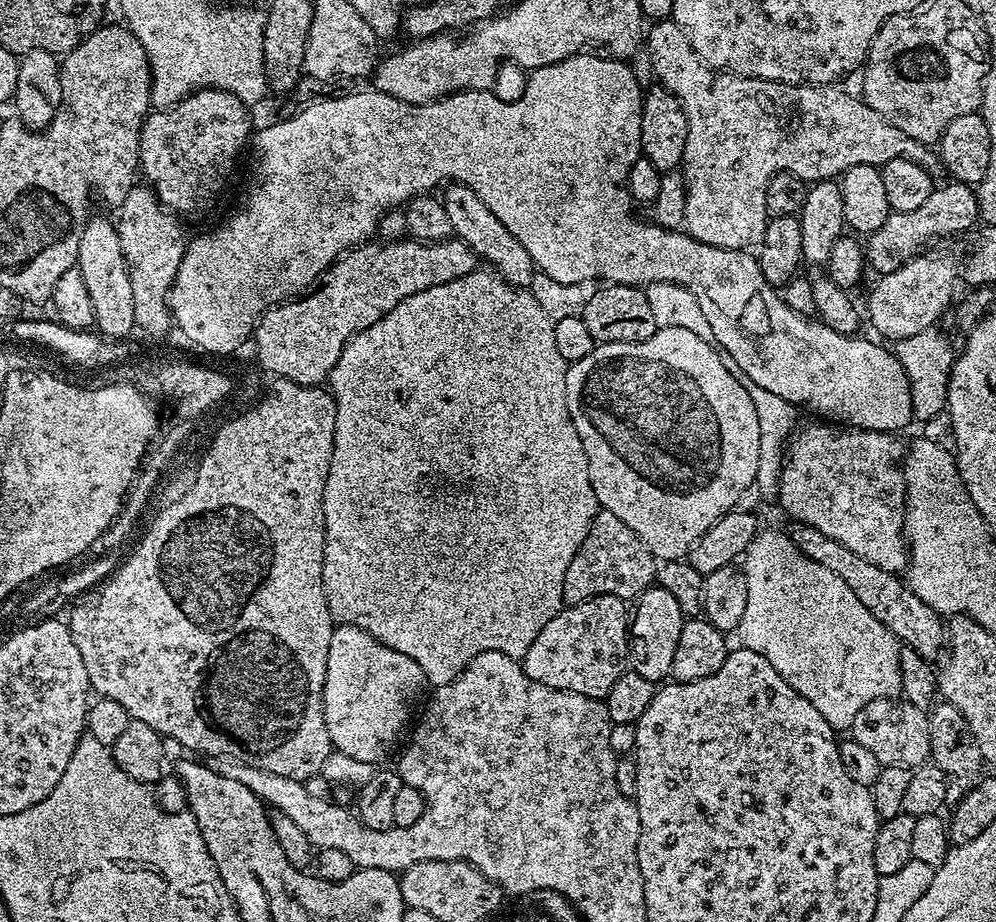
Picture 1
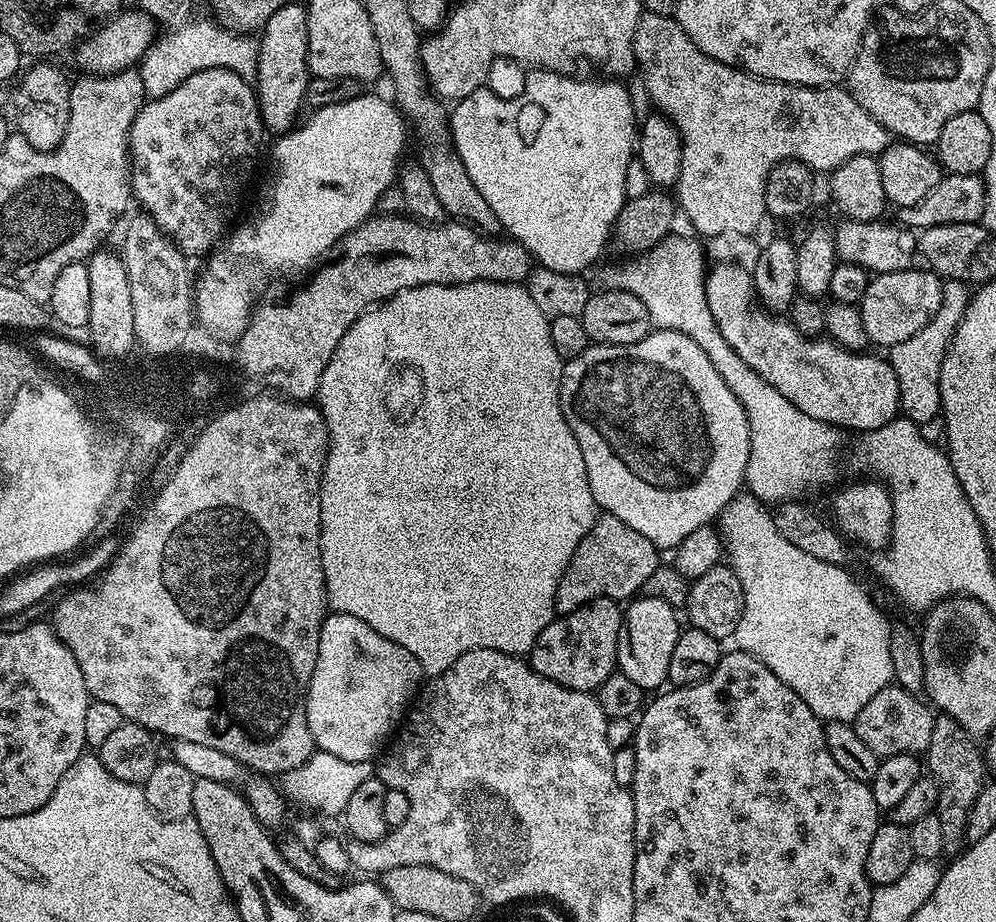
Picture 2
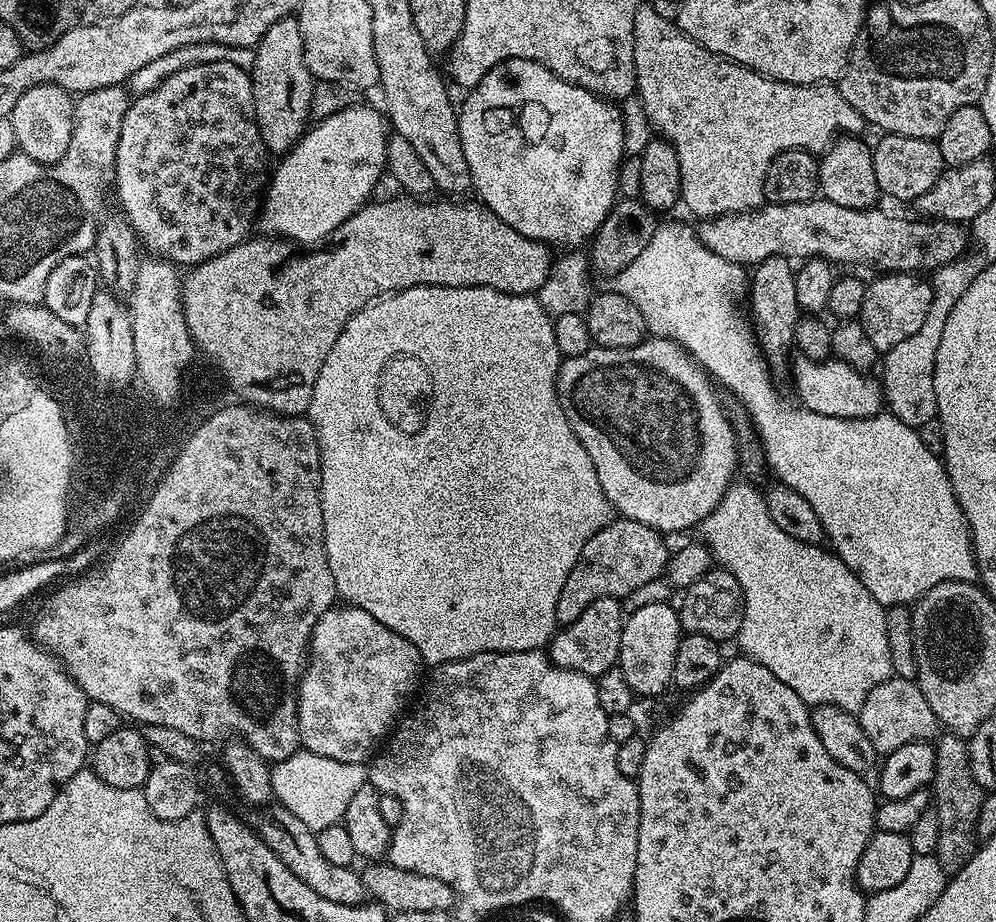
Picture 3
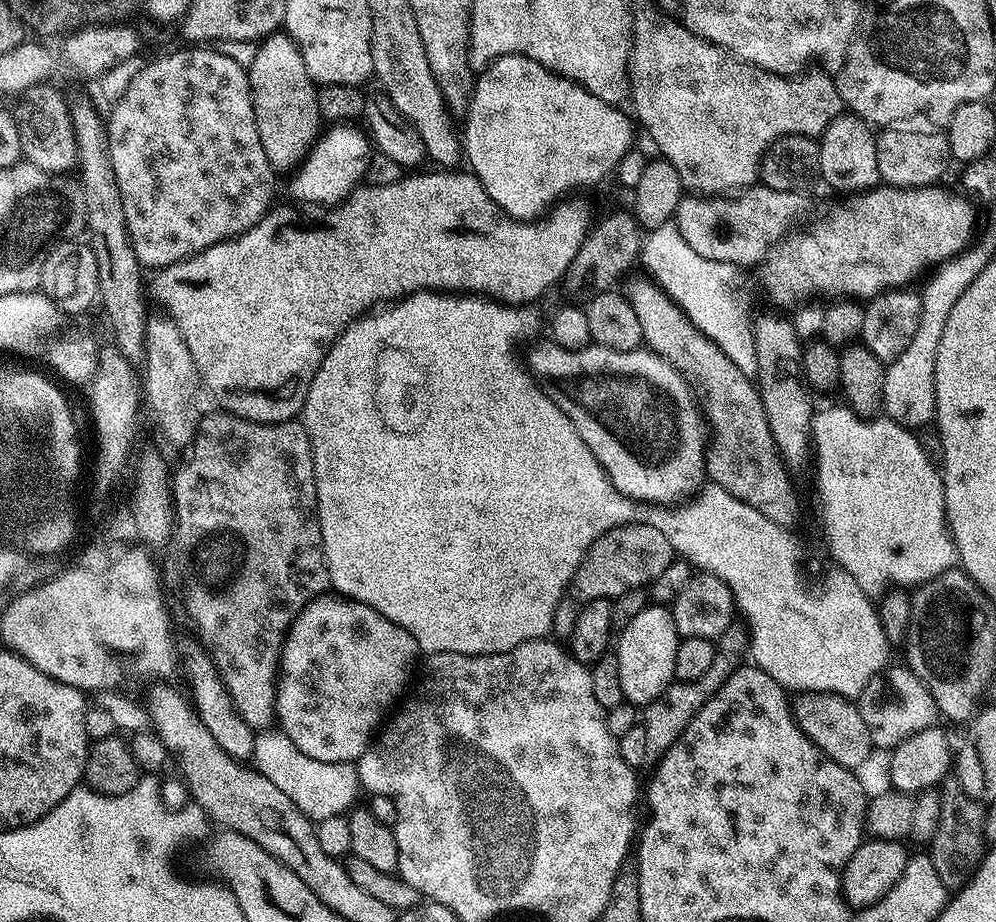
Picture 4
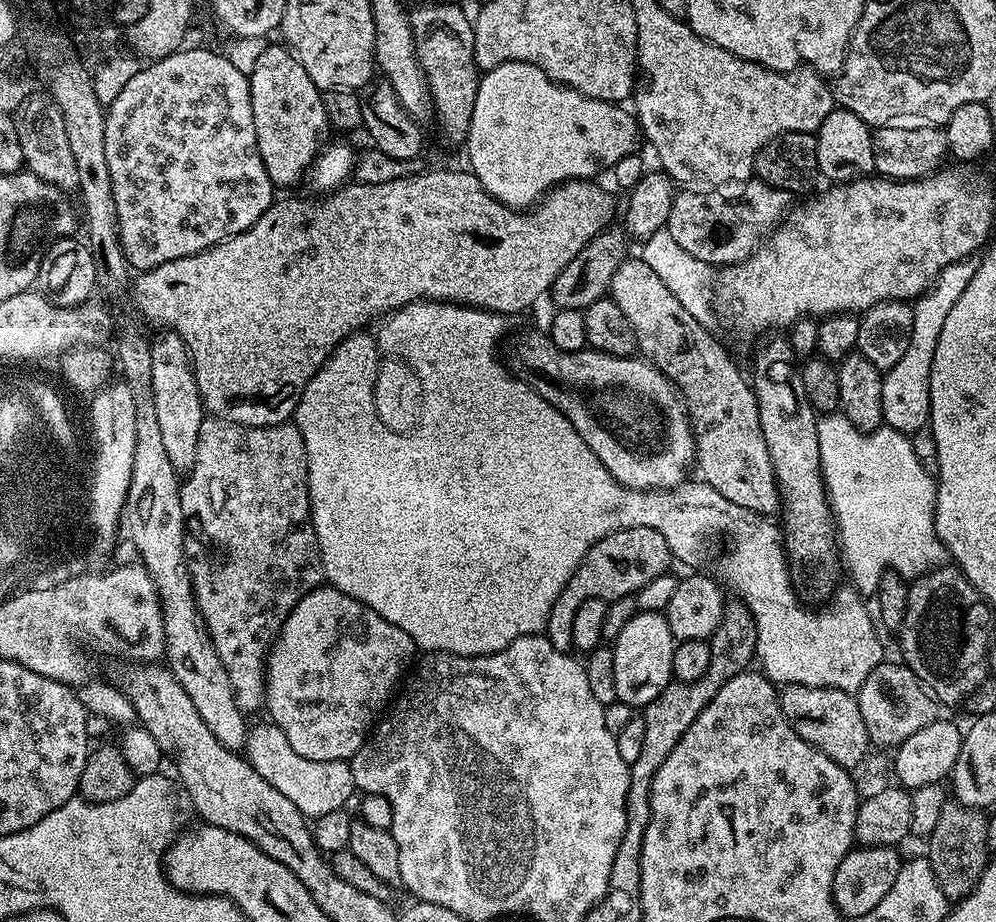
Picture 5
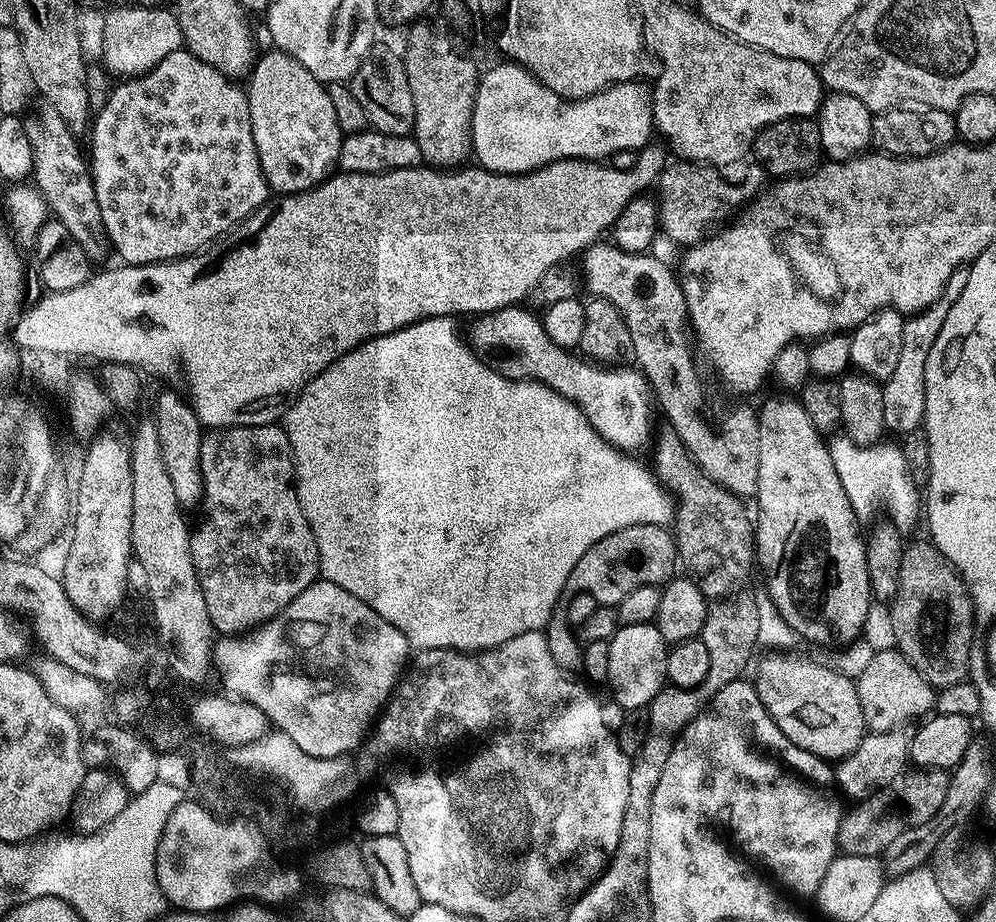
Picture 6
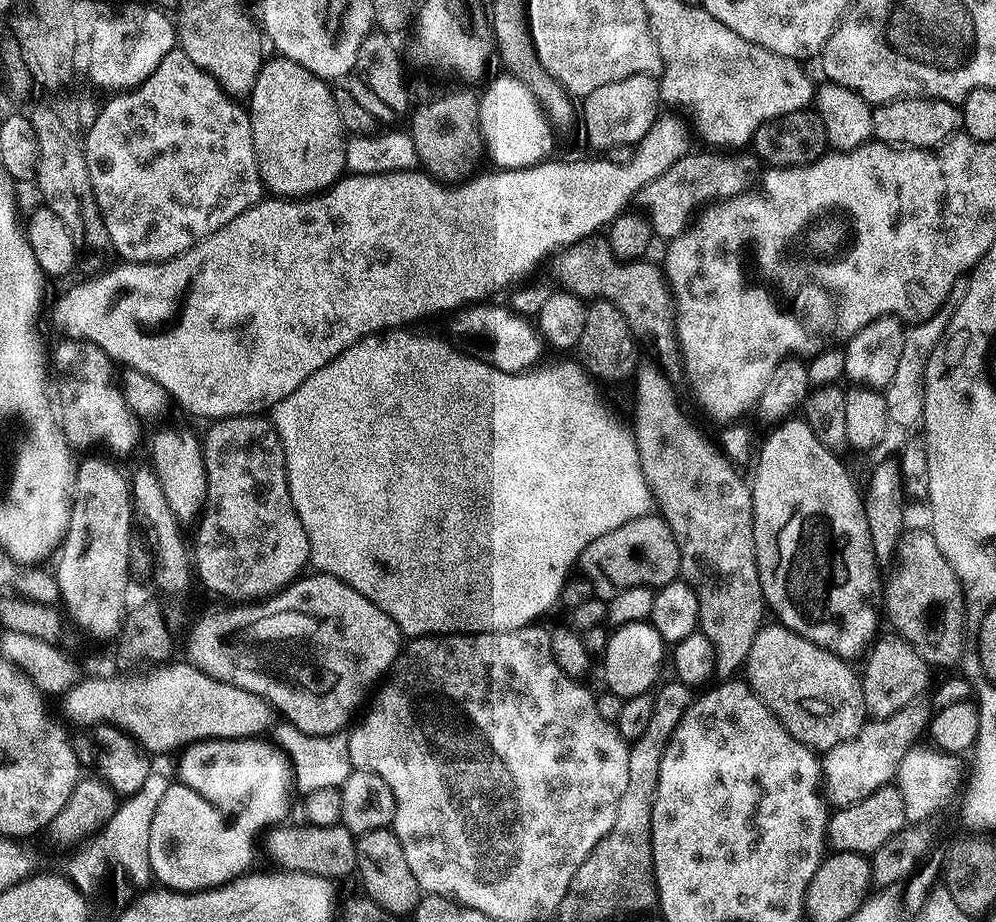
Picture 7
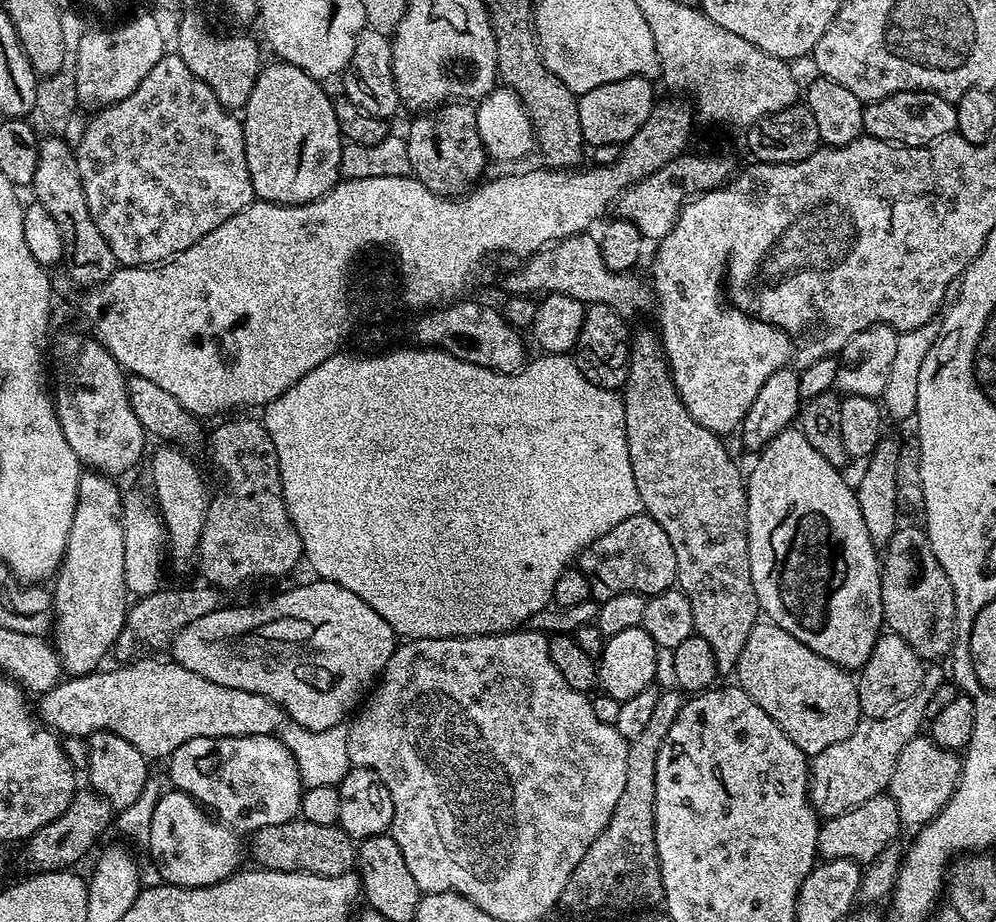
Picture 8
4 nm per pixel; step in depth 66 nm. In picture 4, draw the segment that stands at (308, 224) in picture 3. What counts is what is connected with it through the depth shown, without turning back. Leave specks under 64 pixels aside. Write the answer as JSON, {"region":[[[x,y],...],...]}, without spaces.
{"region":[[[345,122],[329,127],[329,129],[329,132],[327,129],[317,139],[312,145],[311,152],[299,165],[295,173],[297,174],[296,181],[292,184],[292,192],[298,199],[309,200],[312,204],[321,200],[324,204],[336,206],[347,200],[356,191],[361,181],[367,177],[369,161],[374,148],[369,137],[363,131],[360,133],[351,123]]]}

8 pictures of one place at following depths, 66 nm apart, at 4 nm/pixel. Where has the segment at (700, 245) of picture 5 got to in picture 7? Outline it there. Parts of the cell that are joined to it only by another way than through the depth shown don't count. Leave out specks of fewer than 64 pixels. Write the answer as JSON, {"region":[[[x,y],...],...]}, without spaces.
{"region":[[[712,150],[704,151],[708,152],[689,151],[681,160],[674,162],[674,166],[666,170],[666,174],[650,182],[639,194],[639,199],[644,200],[643,211],[652,221],[653,233],[661,236],[666,242],[687,232],[694,217],[705,206],[729,200],[739,192],[746,192],[753,183],[752,171],[758,167],[755,155],[740,156],[744,154],[717,154]]]}

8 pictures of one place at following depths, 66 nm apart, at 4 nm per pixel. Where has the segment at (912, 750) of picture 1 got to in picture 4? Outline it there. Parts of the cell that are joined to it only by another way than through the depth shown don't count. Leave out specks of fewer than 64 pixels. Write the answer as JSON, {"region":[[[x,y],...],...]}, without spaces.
{"region":[[[889,666],[879,676],[870,678],[858,697],[858,707],[862,722],[866,722],[866,730],[870,730],[870,738],[877,749],[896,748],[906,742],[906,738],[933,727],[938,720],[936,703],[930,690],[926,690],[924,683],[907,666]]]}

